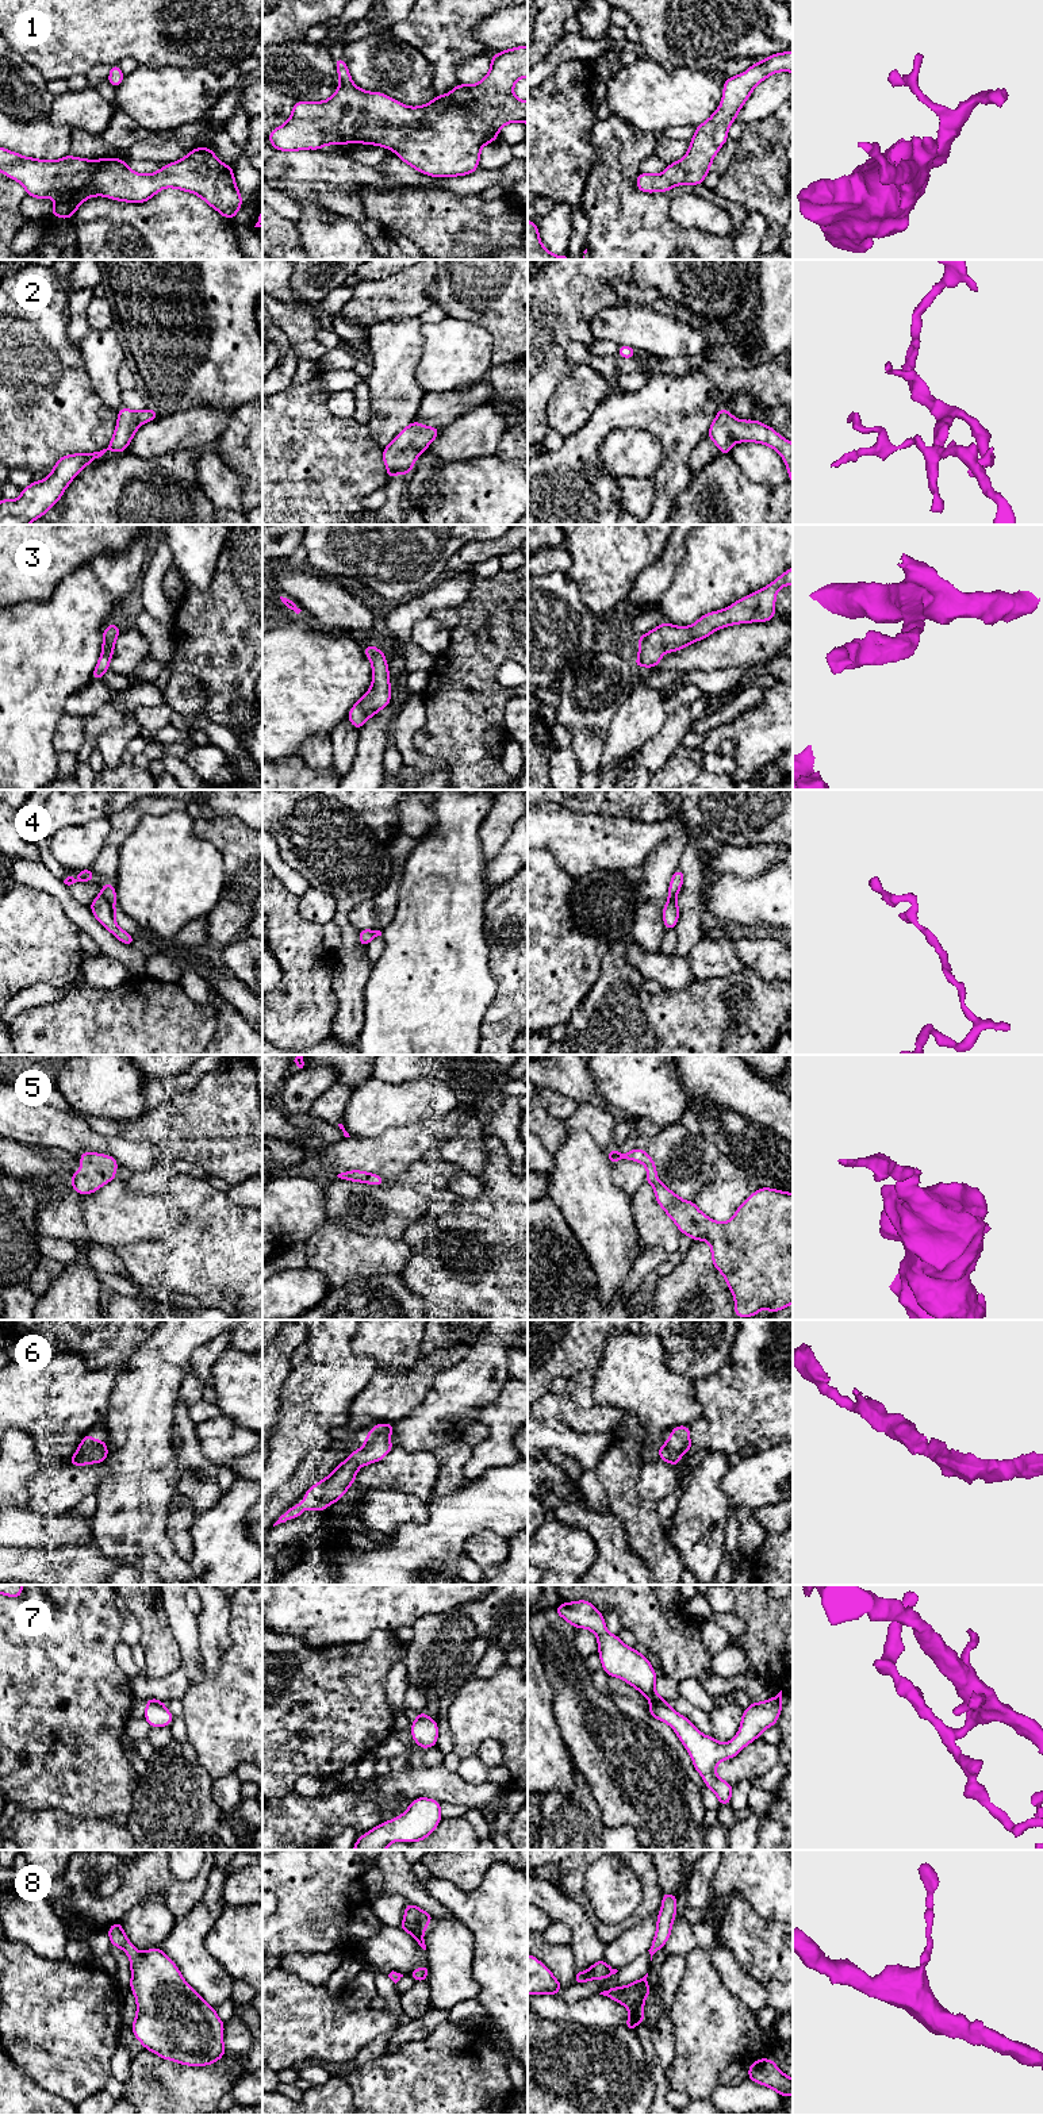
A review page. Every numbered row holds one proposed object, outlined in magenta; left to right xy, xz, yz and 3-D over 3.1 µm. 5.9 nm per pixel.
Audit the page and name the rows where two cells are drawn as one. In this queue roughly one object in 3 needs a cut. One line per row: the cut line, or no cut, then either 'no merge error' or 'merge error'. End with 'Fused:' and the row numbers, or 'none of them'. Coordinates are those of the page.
1: no cut | no merge error
2: no cut | no merge error
3: no cut | no merge error
4: xy (100, 894), (112, 904) | merge error
5: no cut | no merge error
6: no cut | no merge error
7: no cut | no merge error
8: no cut | no merge error
Fused: 4

